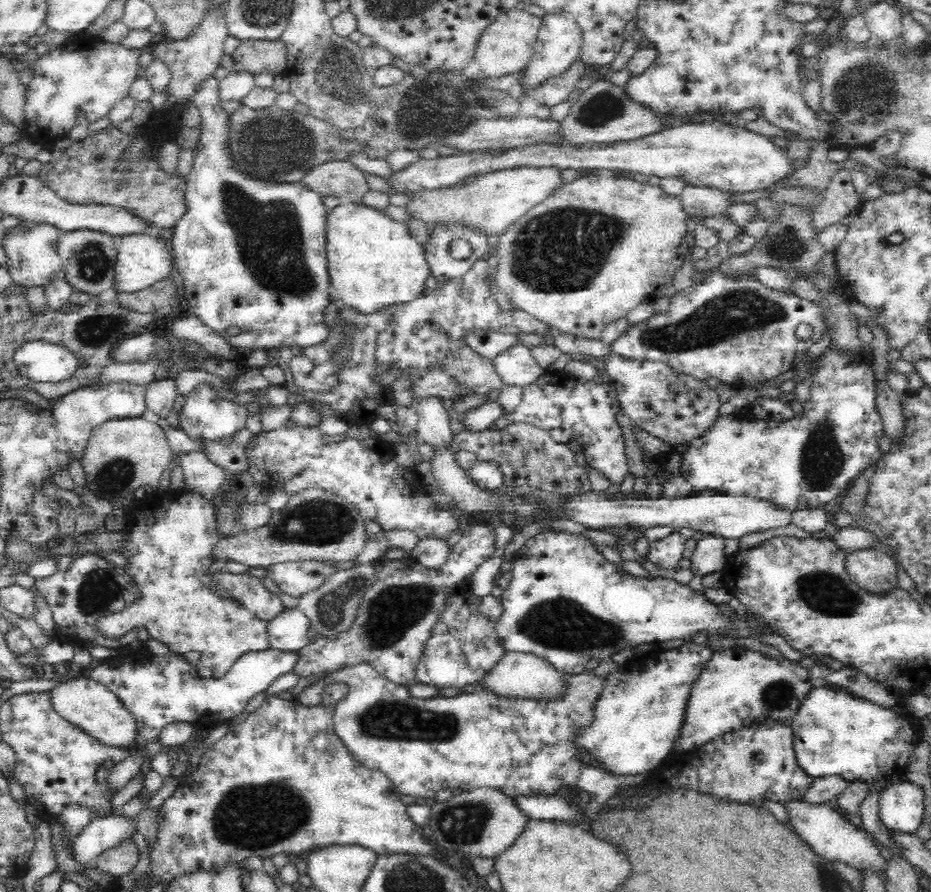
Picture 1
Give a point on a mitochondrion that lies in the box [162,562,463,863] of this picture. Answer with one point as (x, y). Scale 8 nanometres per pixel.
(280, 810)

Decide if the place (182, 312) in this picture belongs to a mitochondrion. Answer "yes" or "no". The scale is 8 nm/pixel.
no

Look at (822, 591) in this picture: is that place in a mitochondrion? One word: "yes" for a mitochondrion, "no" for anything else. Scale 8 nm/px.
yes

